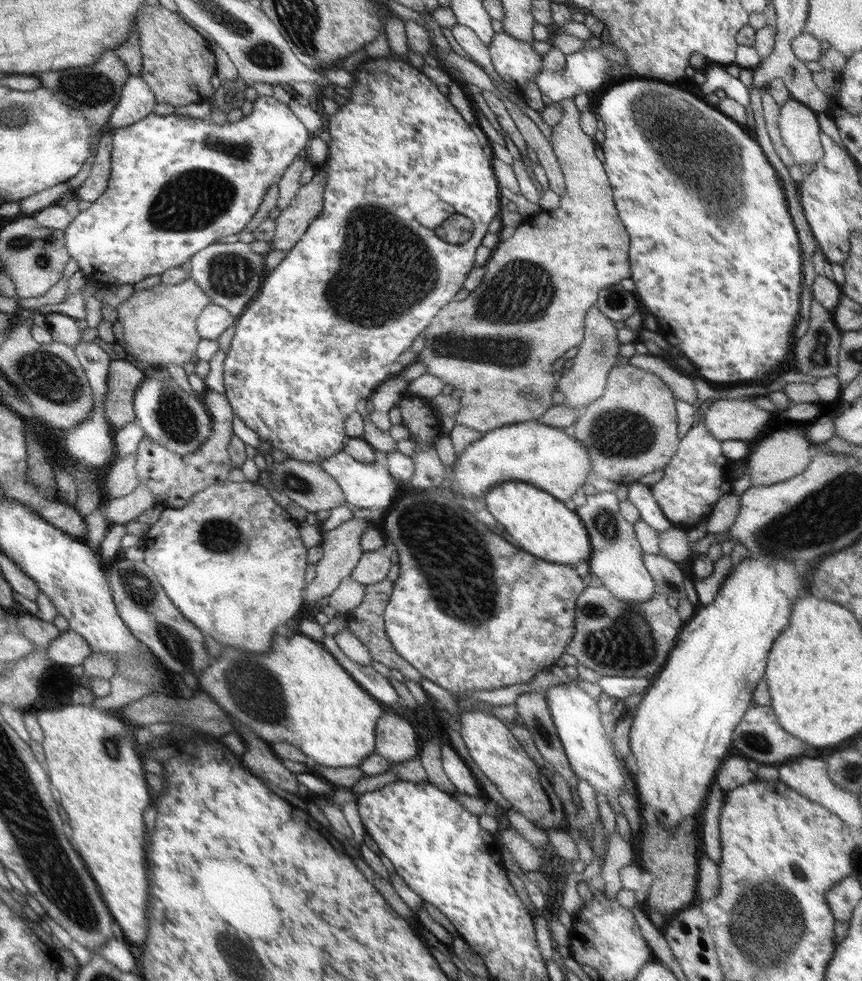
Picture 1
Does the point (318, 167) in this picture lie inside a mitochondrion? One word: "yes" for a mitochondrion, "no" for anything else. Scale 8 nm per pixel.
no

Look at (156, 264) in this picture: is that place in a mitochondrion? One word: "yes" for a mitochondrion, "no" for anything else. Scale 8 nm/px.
no

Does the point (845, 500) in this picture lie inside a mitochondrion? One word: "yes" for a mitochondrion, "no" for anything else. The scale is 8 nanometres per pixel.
yes

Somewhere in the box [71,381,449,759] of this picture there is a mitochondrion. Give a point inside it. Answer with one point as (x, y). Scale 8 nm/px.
(259, 694)

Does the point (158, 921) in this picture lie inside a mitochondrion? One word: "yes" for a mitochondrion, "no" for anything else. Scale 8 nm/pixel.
no

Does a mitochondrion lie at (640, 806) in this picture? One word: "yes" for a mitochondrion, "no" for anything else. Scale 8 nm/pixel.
no

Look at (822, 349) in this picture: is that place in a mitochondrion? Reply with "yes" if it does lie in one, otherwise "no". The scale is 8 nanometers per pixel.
yes

